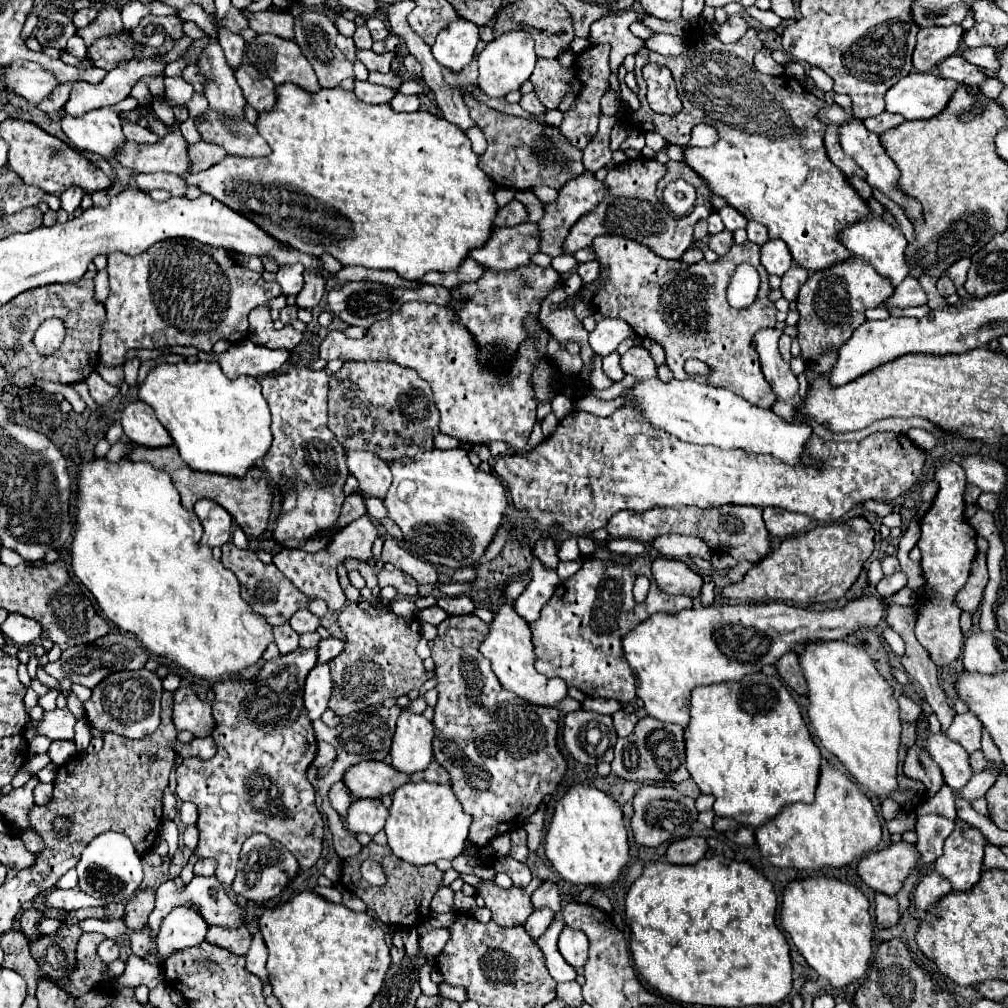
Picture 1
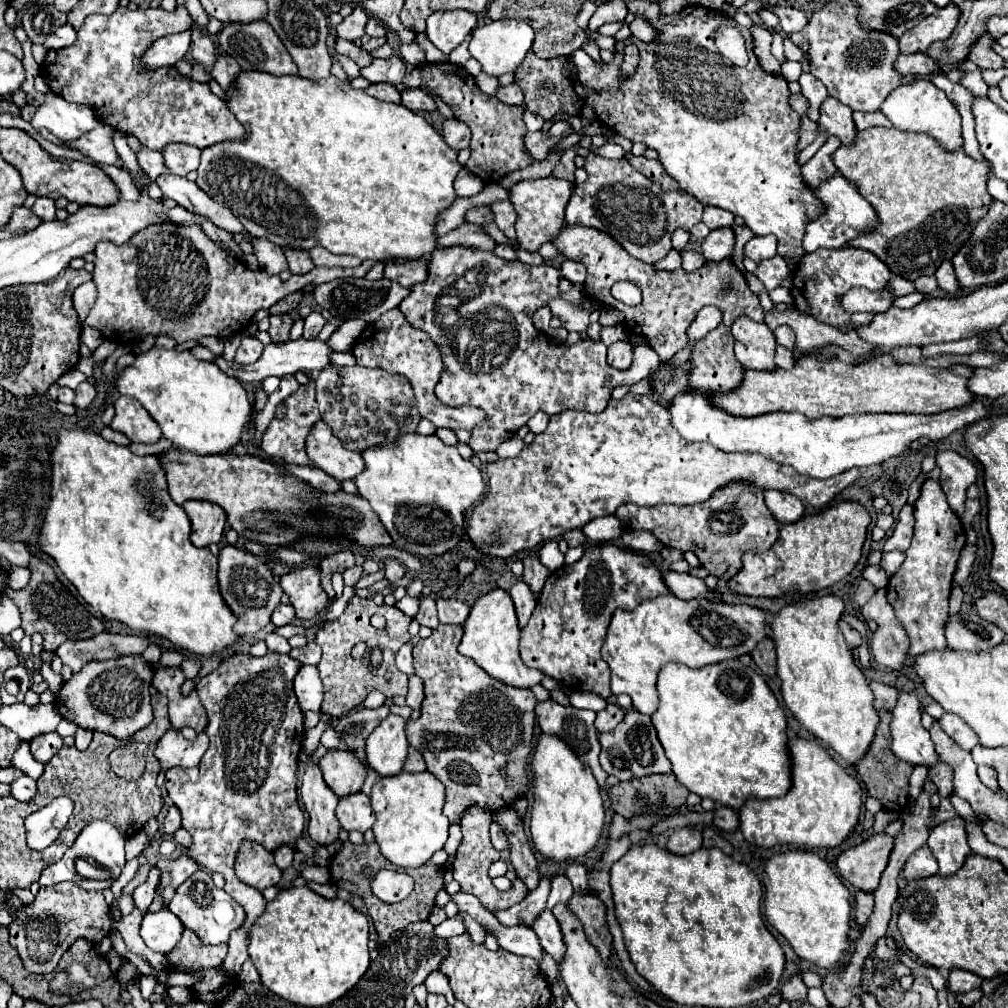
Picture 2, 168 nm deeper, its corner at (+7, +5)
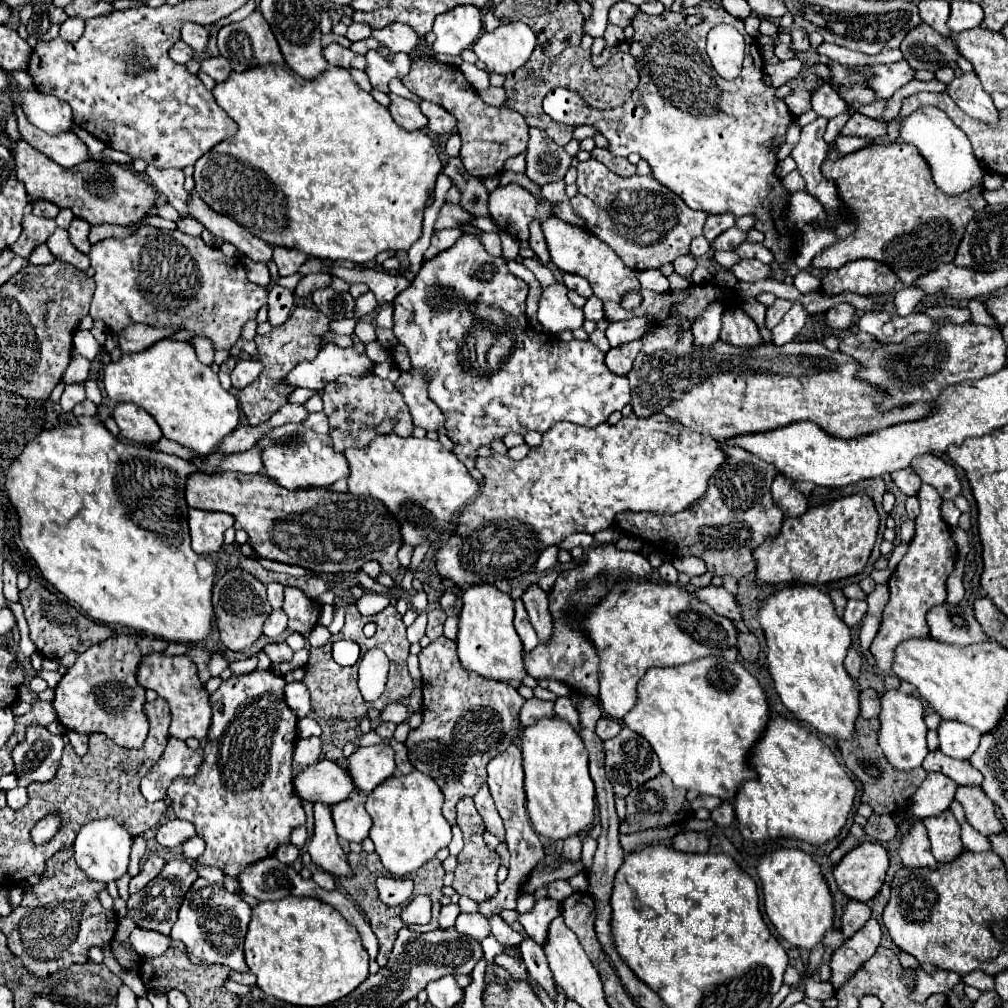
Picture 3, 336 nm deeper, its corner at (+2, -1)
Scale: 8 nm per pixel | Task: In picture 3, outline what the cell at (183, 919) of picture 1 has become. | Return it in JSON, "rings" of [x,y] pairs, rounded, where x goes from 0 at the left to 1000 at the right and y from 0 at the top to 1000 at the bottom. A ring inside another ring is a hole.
{"rings":[[[134,920],[128,926],[128,936],[130,936],[132,943],[138,945],[138,949],[150,951],[150,949],[158,949],[158,947],[162,947],[166,943],[166,939],[170,936],[170,930],[164,930],[160,926]]]}

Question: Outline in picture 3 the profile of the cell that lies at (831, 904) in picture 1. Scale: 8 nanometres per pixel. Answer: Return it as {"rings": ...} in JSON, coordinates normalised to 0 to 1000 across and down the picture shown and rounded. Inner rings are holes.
{"rings":[[[773,842],[753,852],[751,868],[757,882],[757,900],[771,926],[793,941],[805,943],[816,936],[818,926],[826,920],[826,890],[818,878],[814,860],[793,842]]]}

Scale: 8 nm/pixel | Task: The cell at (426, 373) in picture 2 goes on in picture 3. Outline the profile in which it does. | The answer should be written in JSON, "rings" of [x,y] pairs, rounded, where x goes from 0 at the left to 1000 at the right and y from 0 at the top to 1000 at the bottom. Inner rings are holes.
{"rings":[[[416,368],[398,370],[392,384],[402,394],[410,422],[420,424],[422,428],[434,428],[441,422],[441,414],[438,412],[438,406],[426,396],[424,378],[420,372],[416,372]]]}

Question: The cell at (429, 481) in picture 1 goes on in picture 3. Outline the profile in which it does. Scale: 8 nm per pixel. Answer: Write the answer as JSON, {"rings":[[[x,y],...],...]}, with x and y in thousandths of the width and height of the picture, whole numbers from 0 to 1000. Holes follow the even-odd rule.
{"rings":[[[376,432],[372,434],[364,443],[360,445],[344,445],[340,447],[344,459],[346,459],[346,473],[344,483],[352,491],[368,491],[376,497],[380,497],[390,511],[394,511],[394,517],[400,527],[400,539],[406,539],[414,543],[422,533],[428,537],[439,535],[447,525],[447,515],[459,505],[459,501],[469,495],[475,489],[475,479],[465,471],[463,463],[436,438],[430,436],[412,436],[396,434],[396,432]]]}

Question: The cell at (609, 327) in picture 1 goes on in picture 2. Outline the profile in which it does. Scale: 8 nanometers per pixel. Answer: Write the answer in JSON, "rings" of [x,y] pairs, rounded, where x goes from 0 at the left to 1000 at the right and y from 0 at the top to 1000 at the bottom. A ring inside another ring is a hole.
{"rings":[[[573,282],[569,283],[565,289],[561,290],[560,296],[558,297],[562,299],[556,299],[556,297],[544,299],[544,305],[548,307],[548,313],[556,314],[558,316],[558,322],[563,328],[581,330],[585,318],[583,318],[581,308],[577,305],[577,299],[579,297],[578,284]]]}

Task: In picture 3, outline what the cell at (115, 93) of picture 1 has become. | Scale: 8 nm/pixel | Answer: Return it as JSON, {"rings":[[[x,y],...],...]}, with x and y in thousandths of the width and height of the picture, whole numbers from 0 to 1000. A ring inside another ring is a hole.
{"rings":[[[176,41],[170,49],[168,49],[168,55],[170,55],[170,59],[174,61],[174,63],[178,63],[178,64],[184,64],[189,57],[191,57],[191,49],[186,45],[186,43],[182,43],[182,41]]]}

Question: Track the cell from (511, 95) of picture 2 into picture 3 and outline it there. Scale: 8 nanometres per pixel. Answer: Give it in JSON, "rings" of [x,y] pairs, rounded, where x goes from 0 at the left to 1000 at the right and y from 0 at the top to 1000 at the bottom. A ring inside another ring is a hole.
{"rings":[[[485,86],[481,90],[471,90],[471,94],[475,94],[475,98],[479,98],[483,104],[497,106],[501,102],[501,90],[497,86]]]}

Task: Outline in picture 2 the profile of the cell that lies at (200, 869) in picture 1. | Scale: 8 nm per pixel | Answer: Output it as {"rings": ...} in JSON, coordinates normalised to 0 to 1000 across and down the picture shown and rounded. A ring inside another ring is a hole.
{"rings":[[[181,848],[181,850],[171,852],[171,854],[159,852],[159,854],[157,854],[157,860],[161,862],[161,872],[159,872],[159,878],[157,878],[157,880],[163,884],[165,896],[169,896],[175,880],[194,866],[196,856],[190,854],[190,850]]]}

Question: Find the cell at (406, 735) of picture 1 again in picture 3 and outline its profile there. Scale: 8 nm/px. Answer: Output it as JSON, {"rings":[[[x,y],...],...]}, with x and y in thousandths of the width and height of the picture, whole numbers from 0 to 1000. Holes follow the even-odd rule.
{"rings":[[[384,737],[372,741],[356,741],[344,751],[344,767],[356,787],[370,785],[378,775],[392,767],[392,747]]]}

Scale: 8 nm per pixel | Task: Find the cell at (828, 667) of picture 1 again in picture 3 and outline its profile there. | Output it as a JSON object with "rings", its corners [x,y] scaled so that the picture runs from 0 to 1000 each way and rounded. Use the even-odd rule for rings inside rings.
{"rings":[[[809,580],[777,582],[757,596],[751,616],[759,630],[763,668],[777,699],[813,727],[842,733],[852,711],[852,680],[836,662],[844,626],[828,612],[824,592]]]}

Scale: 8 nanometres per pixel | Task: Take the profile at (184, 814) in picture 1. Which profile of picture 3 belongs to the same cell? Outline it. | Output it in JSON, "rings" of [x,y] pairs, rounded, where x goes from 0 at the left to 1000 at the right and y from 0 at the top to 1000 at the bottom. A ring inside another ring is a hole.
{"rings":[[[168,813],[166,816],[162,816],[156,822],[156,836],[162,840],[176,840],[182,834],[189,832],[193,828],[193,820],[188,814],[180,814],[180,813]]]}

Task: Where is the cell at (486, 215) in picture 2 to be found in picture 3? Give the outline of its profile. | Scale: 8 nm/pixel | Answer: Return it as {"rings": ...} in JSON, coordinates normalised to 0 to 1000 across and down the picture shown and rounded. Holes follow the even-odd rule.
{"rings":[[[439,201],[436,215],[432,219],[432,229],[436,227],[443,227],[443,225],[459,225],[469,213],[465,213],[463,209],[459,211],[459,207],[453,201]]]}

